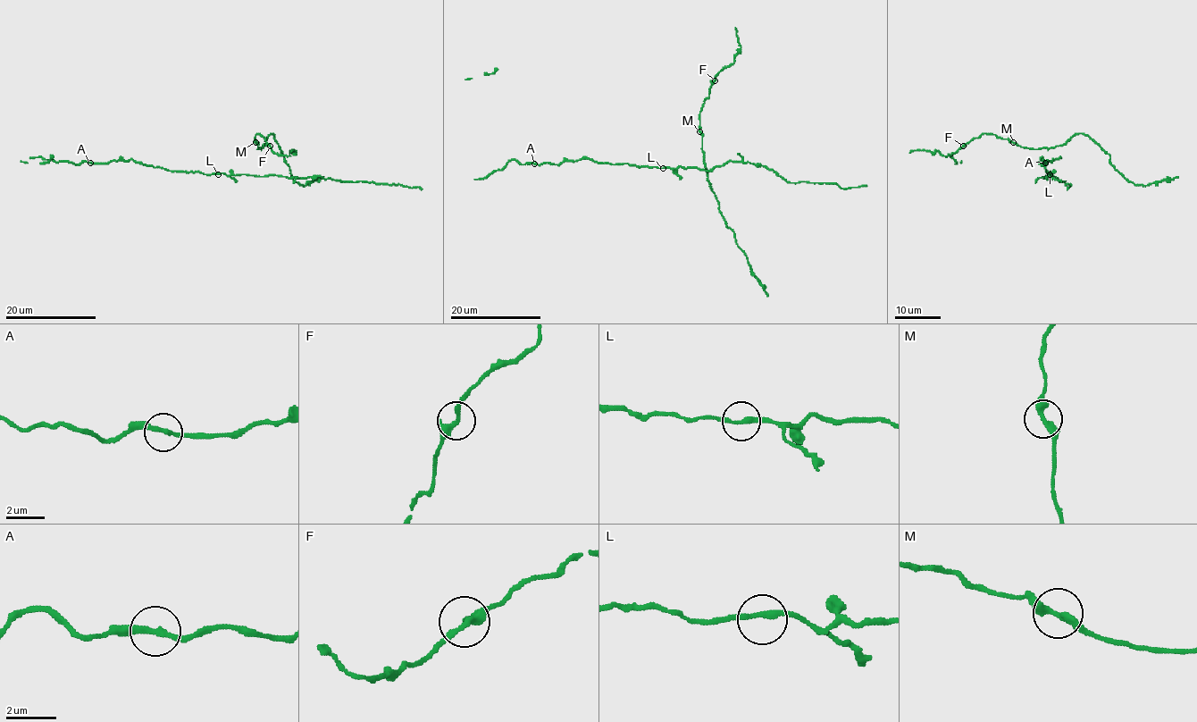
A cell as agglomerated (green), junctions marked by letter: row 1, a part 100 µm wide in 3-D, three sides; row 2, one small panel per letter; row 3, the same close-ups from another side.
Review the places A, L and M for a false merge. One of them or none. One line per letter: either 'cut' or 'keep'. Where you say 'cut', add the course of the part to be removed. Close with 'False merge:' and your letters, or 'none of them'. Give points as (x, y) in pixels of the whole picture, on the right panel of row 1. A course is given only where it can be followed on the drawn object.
A: keep
L: keep
M: keep
False merge: none of them

